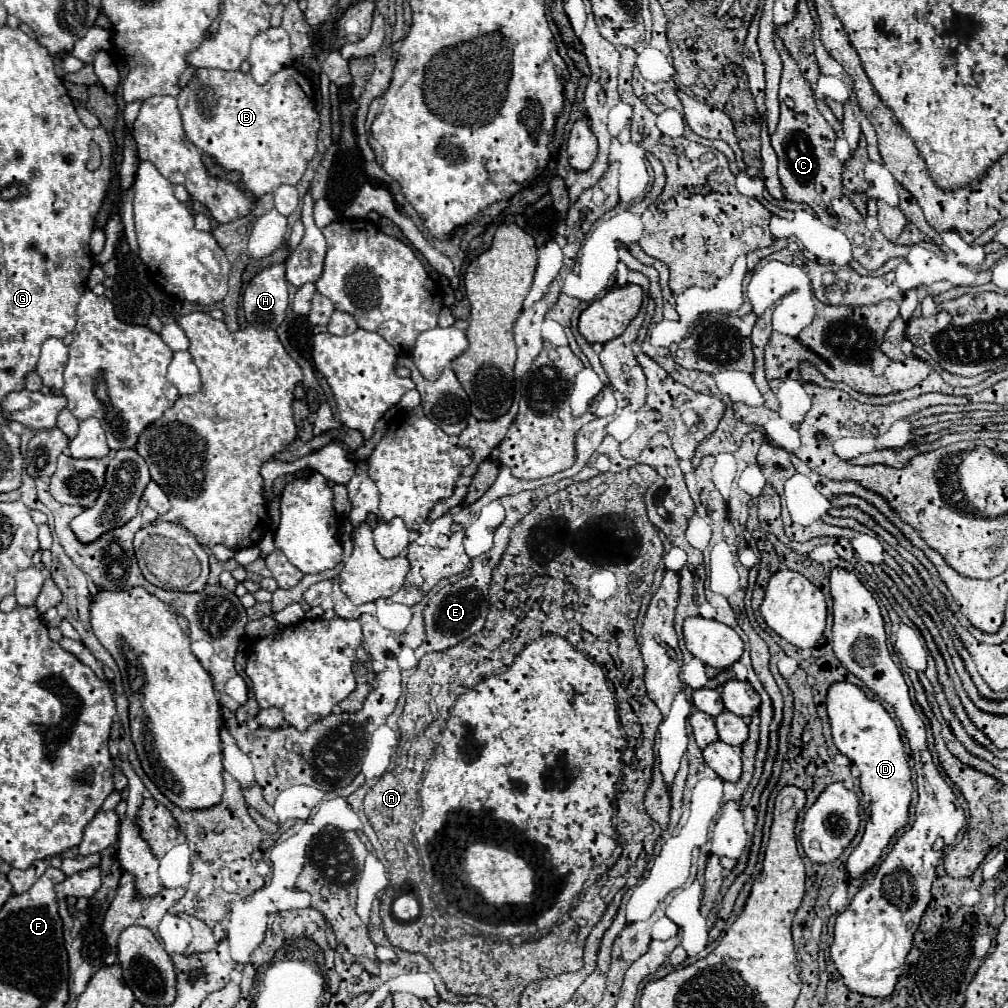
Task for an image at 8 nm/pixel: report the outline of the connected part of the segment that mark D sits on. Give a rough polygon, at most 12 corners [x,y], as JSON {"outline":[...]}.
{"outline":[[852,682],[828,690],[836,748],[860,770],[860,878],[906,824],[912,776],[898,726]]}

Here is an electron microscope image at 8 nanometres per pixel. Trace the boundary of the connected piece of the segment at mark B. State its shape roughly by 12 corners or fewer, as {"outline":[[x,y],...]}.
{"outline":[[198,68],[186,138],[256,198],[316,154],[314,88]]}

